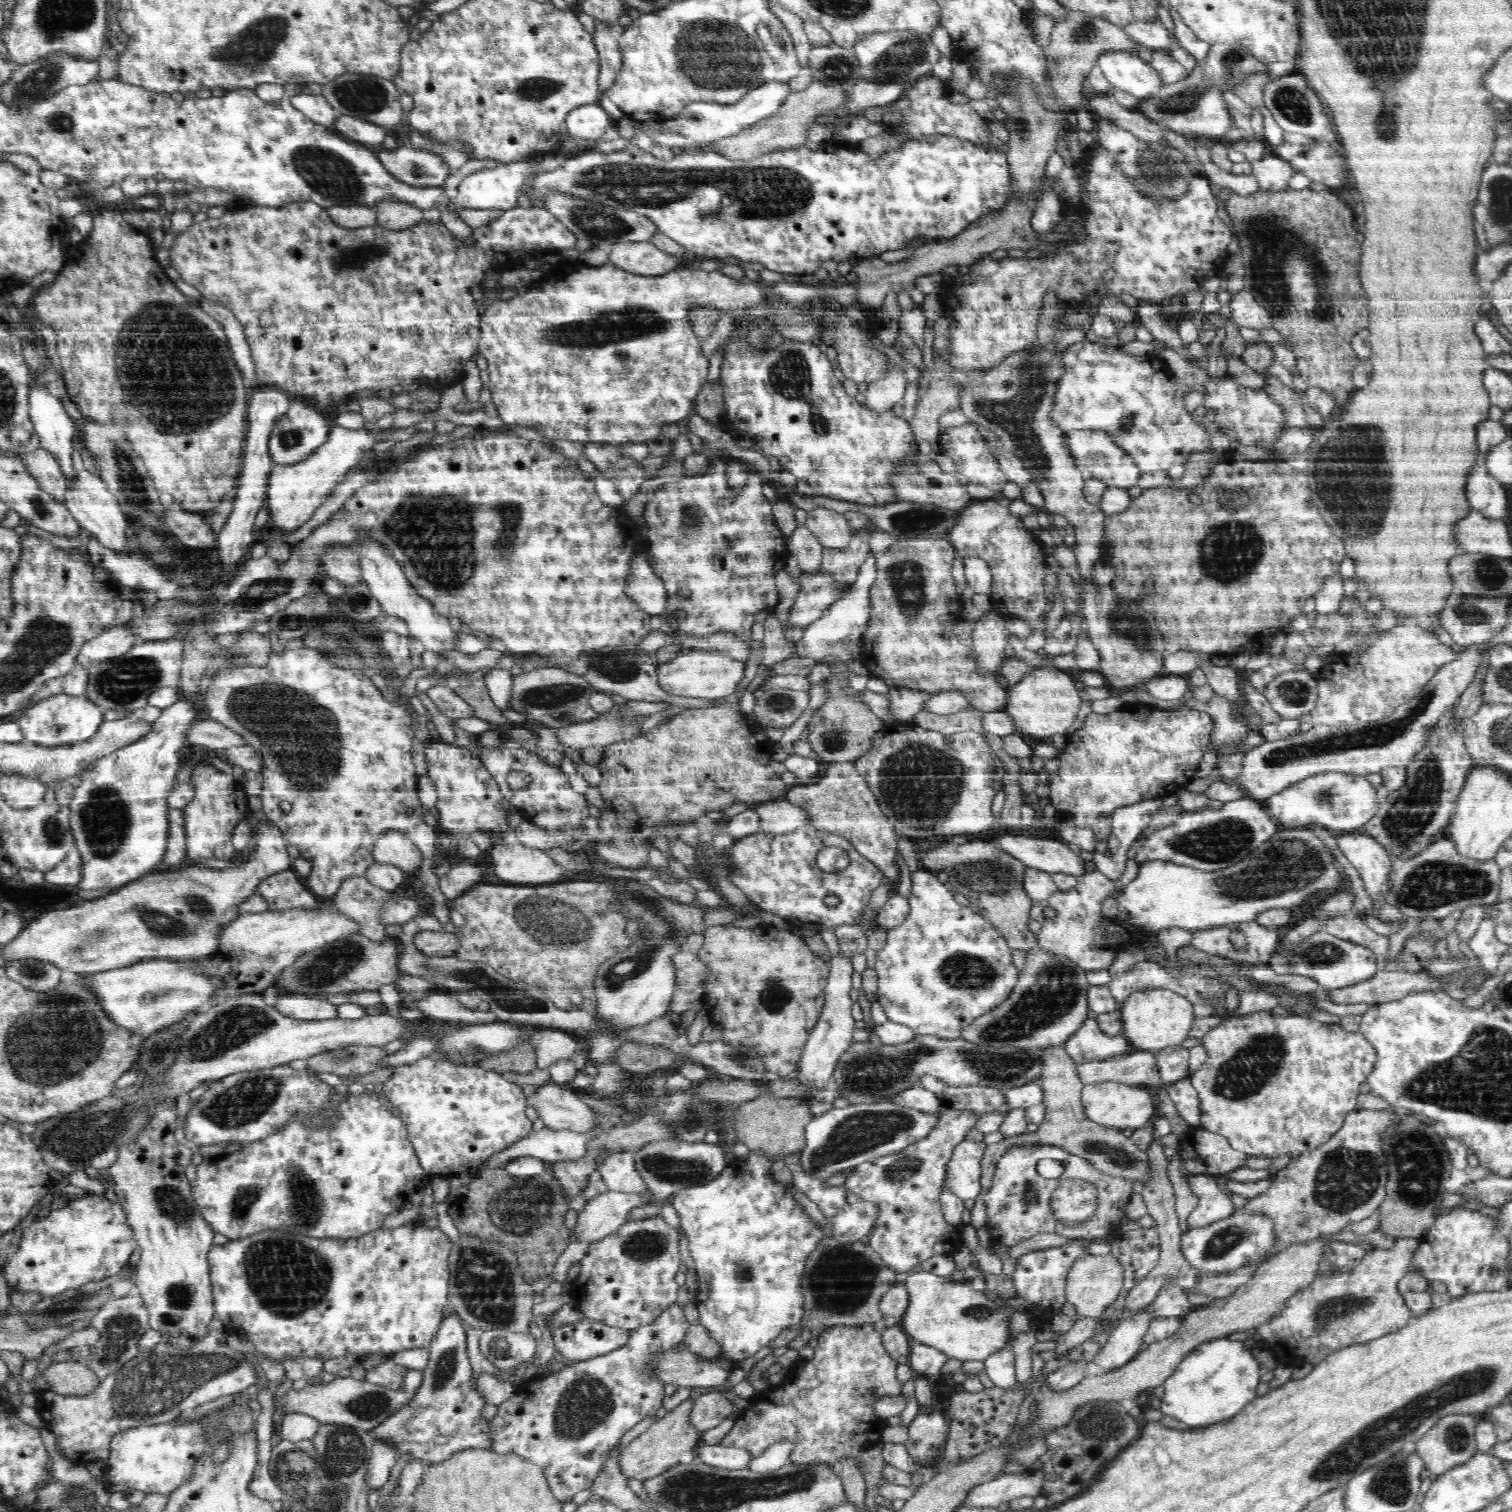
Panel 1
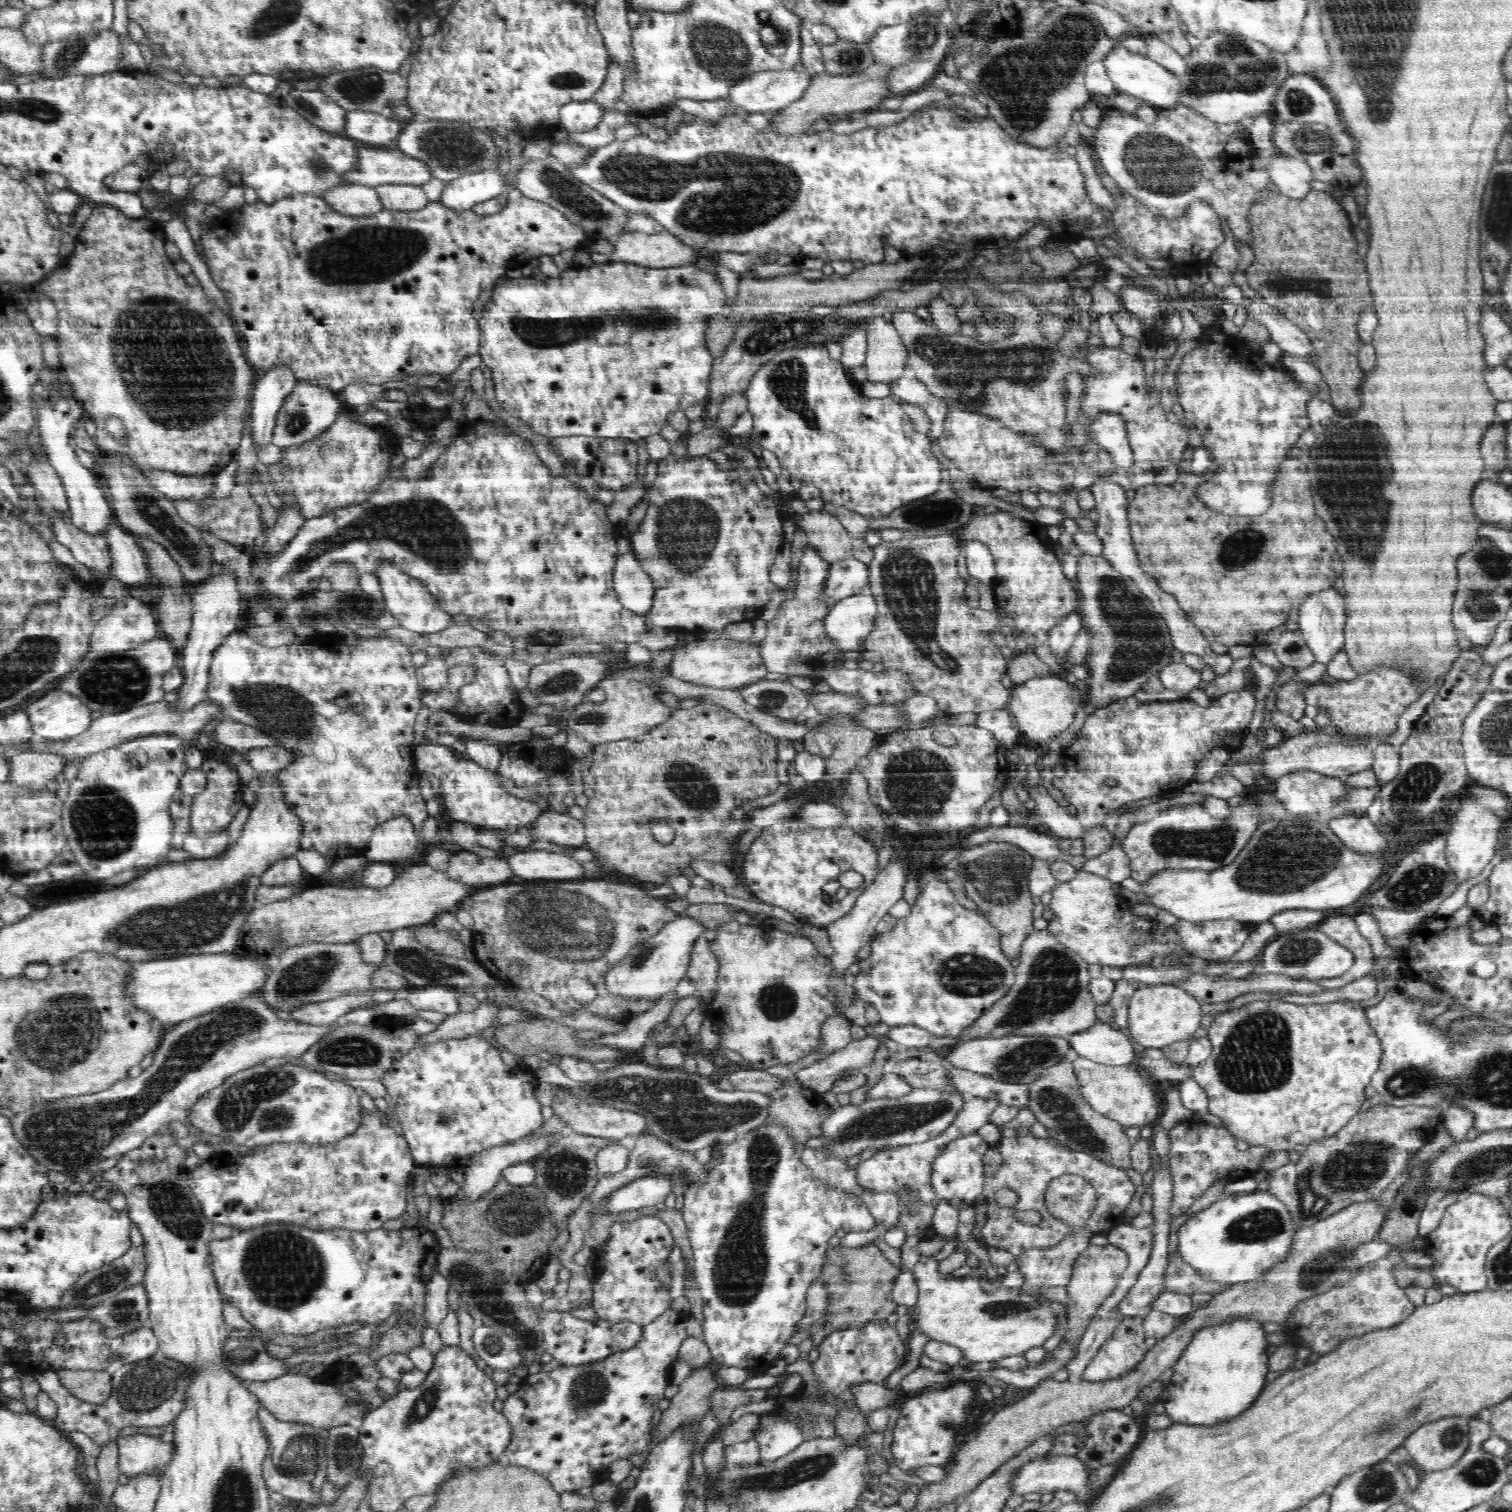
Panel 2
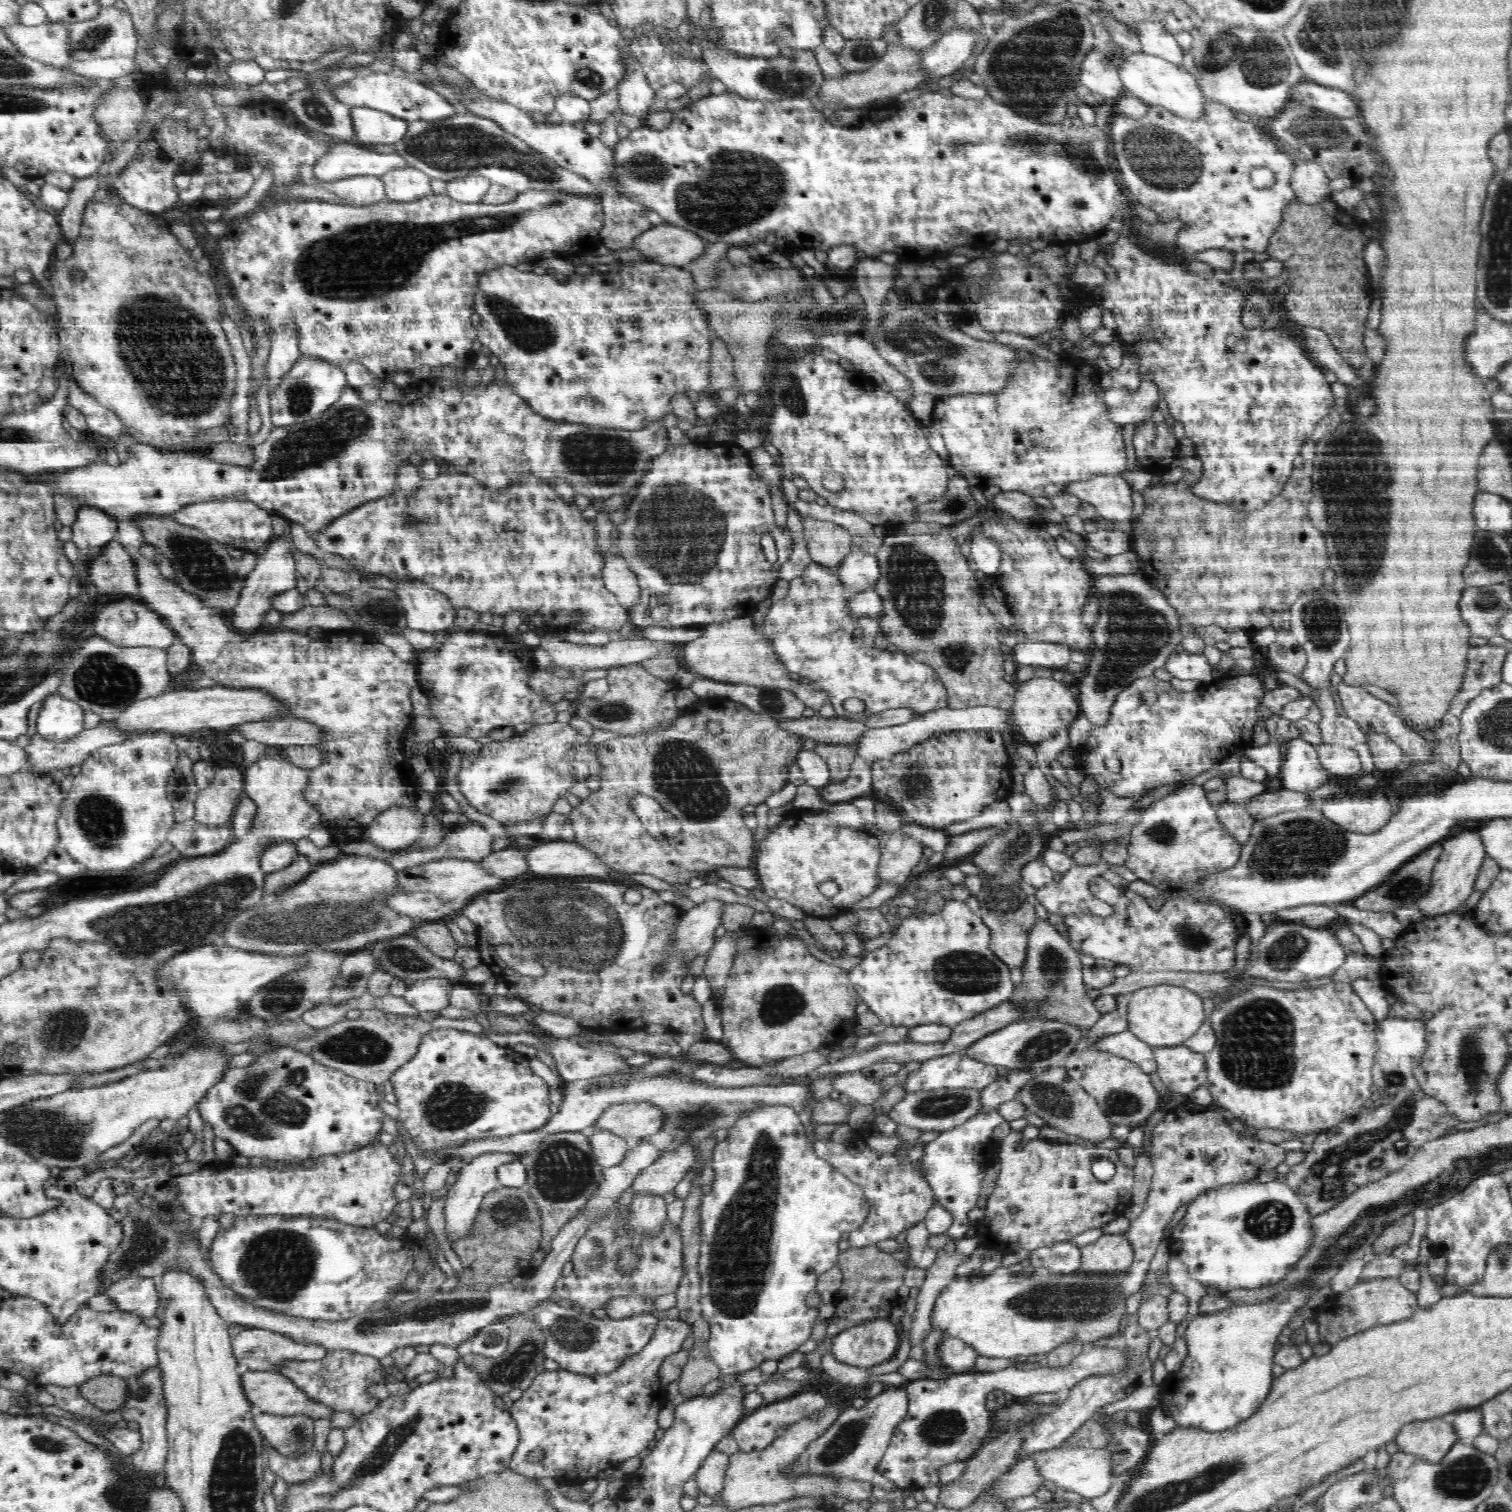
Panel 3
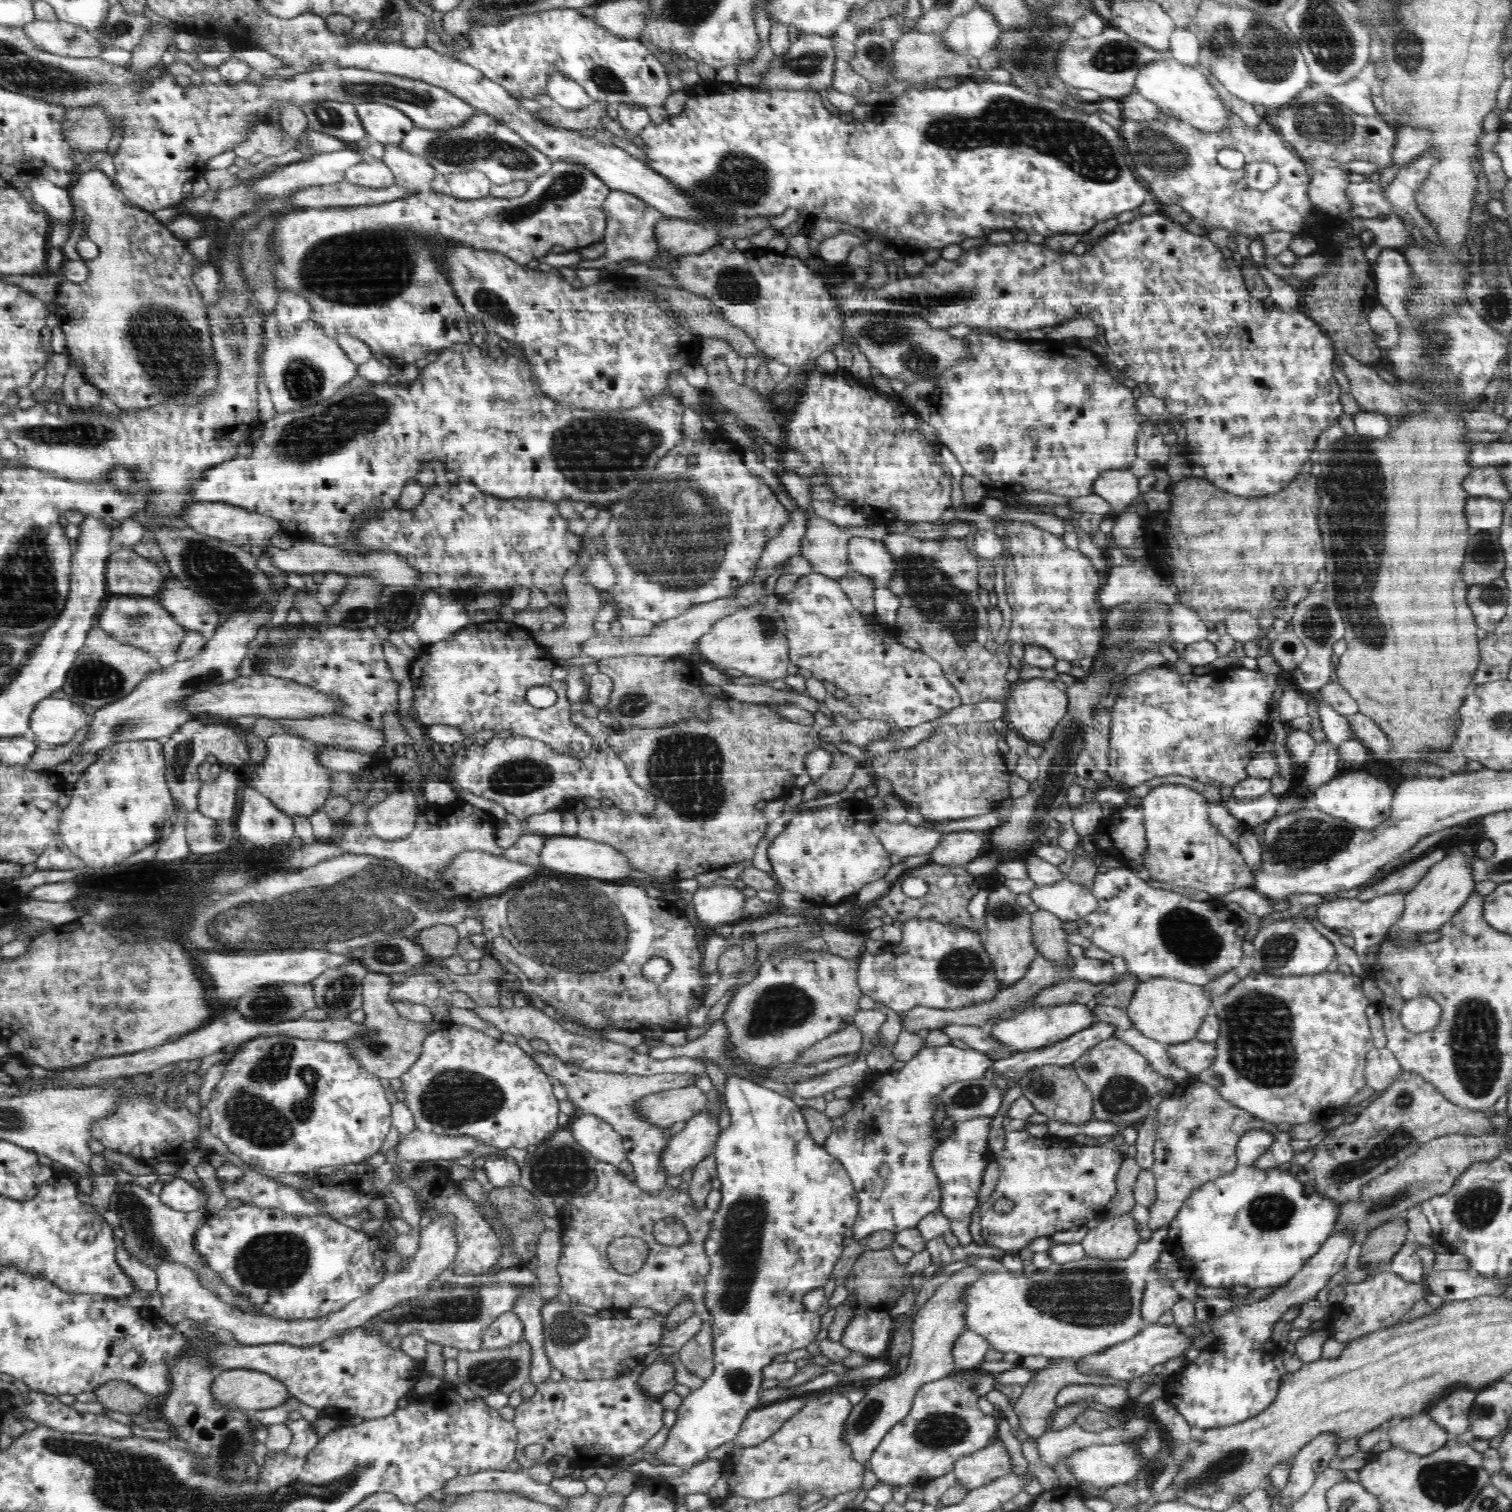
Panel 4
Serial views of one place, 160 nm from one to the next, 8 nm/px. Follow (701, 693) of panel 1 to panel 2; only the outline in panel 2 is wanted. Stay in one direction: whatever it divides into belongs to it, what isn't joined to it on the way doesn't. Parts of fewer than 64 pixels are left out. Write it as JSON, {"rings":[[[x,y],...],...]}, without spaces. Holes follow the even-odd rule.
{"rings":[[[722,635],[717,640],[695,640],[691,644],[678,646],[669,664],[669,674],[692,684],[720,689],[740,689],[770,677],[761,657],[759,645],[750,645],[749,641],[732,641]]]}

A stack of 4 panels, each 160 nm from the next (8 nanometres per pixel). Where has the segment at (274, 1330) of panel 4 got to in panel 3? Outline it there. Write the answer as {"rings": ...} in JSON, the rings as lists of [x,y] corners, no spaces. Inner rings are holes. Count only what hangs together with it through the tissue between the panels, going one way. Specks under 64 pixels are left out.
{"rings":[[[489,1152],[476,1156],[461,1168],[455,1183],[447,1190],[447,1195],[444,1197],[443,1220],[446,1225],[446,1237],[451,1244],[469,1233],[475,1216],[479,1214],[482,1199],[488,1192],[496,1190],[501,1185],[498,1183],[496,1172],[498,1167],[516,1158],[518,1156],[514,1153]],[[247,1327],[239,1332],[232,1340],[233,1355],[237,1360],[237,1371],[242,1375],[250,1371],[276,1371],[280,1362],[284,1360],[320,1360],[326,1356],[327,1350],[319,1344],[300,1344],[292,1340],[289,1336],[284,1336],[279,1332],[270,1332],[262,1328]]]}

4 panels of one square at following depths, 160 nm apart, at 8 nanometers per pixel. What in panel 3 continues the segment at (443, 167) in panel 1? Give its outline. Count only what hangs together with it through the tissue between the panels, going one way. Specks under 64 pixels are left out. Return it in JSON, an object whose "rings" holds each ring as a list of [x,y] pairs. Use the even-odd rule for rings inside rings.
{"rings":[[[332,144],[330,152],[313,167],[314,177],[325,183],[350,176],[384,176],[409,165],[397,152],[376,152],[356,144]]]}

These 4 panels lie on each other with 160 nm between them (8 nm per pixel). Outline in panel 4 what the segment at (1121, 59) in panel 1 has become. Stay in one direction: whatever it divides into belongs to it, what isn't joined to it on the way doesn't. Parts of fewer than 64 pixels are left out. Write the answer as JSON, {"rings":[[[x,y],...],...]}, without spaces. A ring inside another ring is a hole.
{"rings":[[[1174,59],[1156,60],[1144,64],[1138,70],[1135,92],[1158,106],[1160,112],[1190,124],[1202,132],[1218,132],[1228,124],[1224,102],[1206,80],[1206,72],[1200,67],[1190,67]]]}

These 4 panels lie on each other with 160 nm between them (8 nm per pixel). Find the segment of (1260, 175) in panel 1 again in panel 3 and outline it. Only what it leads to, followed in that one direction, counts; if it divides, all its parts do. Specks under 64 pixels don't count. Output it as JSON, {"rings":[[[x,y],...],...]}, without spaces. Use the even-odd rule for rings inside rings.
{"rings":[[[1296,161],[1294,174],[1290,175],[1290,184],[1295,198],[1304,204],[1318,204],[1331,194],[1326,173],[1313,161]]]}

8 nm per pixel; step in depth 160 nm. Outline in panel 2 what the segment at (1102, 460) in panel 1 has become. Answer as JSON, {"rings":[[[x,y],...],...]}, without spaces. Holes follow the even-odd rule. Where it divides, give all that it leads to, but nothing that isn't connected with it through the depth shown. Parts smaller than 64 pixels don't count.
{"rings":[[[1102,412],[1096,420],[1087,426],[1089,440],[1093,440],[1100,448],[1107,450],[1115,468],[1133,466],[1133,452],[1130,448],[1125,420],[1117,412]]]}

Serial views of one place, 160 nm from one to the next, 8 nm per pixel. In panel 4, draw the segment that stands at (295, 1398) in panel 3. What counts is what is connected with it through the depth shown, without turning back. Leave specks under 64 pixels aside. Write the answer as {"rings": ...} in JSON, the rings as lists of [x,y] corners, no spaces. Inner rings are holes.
{"rings":[[[226,1369],[218,1372],[212,1382],[212,1395],[218,1404],[241,1411],[272,1408],[292,1397],[284,1383],[252,1369]]]}

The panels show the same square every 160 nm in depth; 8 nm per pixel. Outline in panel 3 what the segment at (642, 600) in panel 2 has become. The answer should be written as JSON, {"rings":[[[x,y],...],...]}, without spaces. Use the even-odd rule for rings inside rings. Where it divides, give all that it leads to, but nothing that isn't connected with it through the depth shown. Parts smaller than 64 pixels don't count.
{"rings":[[[606,555],[602,577],[605,587],[617,596],[624,608],[632,608],[640,603],[637,577],[630,571],[622,555]]]}

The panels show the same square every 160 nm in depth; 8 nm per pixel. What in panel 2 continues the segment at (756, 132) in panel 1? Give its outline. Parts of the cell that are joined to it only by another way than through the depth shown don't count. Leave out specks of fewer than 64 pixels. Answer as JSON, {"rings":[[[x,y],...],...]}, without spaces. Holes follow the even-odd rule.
{"rings":[[[873,65],[862,73],[855,73],[854,75],[830,75],[826,72],[812,75],[812,84],[808,86],[808,90],[804,92],[804,96],[796,102],[788,105],[786,108],[777,111],[777,115],[773,118],[773,123],[769,124],[769,130],[782,136],[796,136],[802,132],[809,132],[812,129],[813,122],[819,118],[826,117],[829,114],[836,114],[845,116],[846,114],[857,114],[861,111],[876,109],[882,100],[890,97],[888,95],[887,76],[890,74],[890,67],[880,67]]]}

